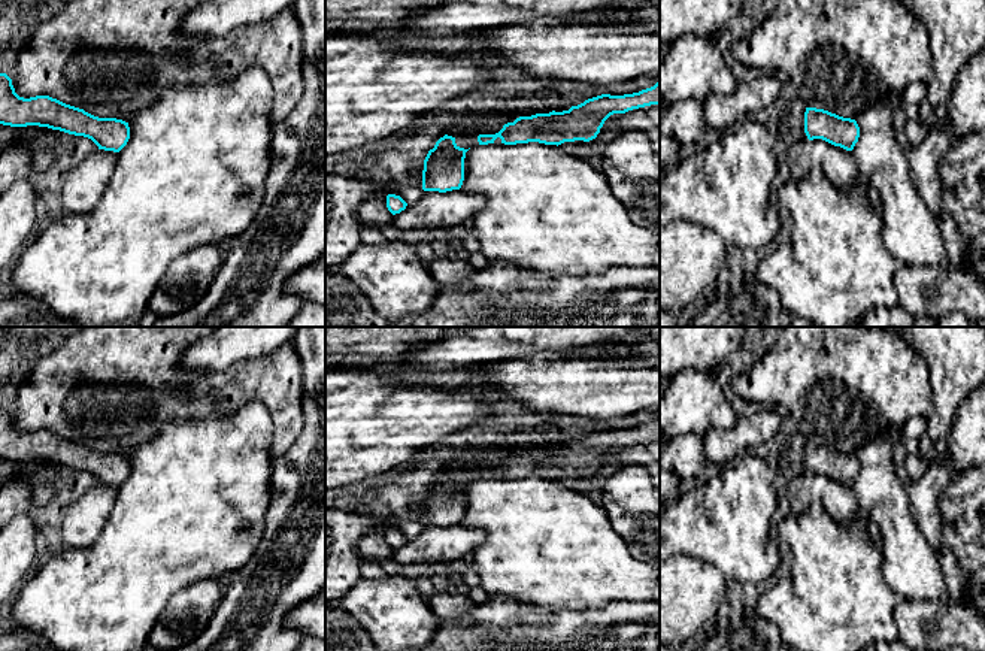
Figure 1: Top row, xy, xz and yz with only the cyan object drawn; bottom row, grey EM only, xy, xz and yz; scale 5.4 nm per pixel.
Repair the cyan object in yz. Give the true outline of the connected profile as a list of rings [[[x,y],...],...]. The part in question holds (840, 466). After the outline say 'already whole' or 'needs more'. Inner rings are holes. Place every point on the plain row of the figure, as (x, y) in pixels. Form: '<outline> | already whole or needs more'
[[[806,442],[804,467],[809,475],[822,473],[834,481],[852,485],[860,472],[860,461],[855,454],[824,443]]] | already whole

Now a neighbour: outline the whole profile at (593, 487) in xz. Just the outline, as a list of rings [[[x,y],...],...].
[[[584,478],[582,479],[584,484],[585,484],[585,488],[584,488],[584,494],[590,499],[592,499],[595,503],[600,502],[600,496],[601,496],[601,485],[603,485],[603,481],[598,481],[598,479],[594,479],[594,478]]]

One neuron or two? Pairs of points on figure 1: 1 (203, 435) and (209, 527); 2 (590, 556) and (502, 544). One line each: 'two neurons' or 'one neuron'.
1: one neuron
2: one neuron

